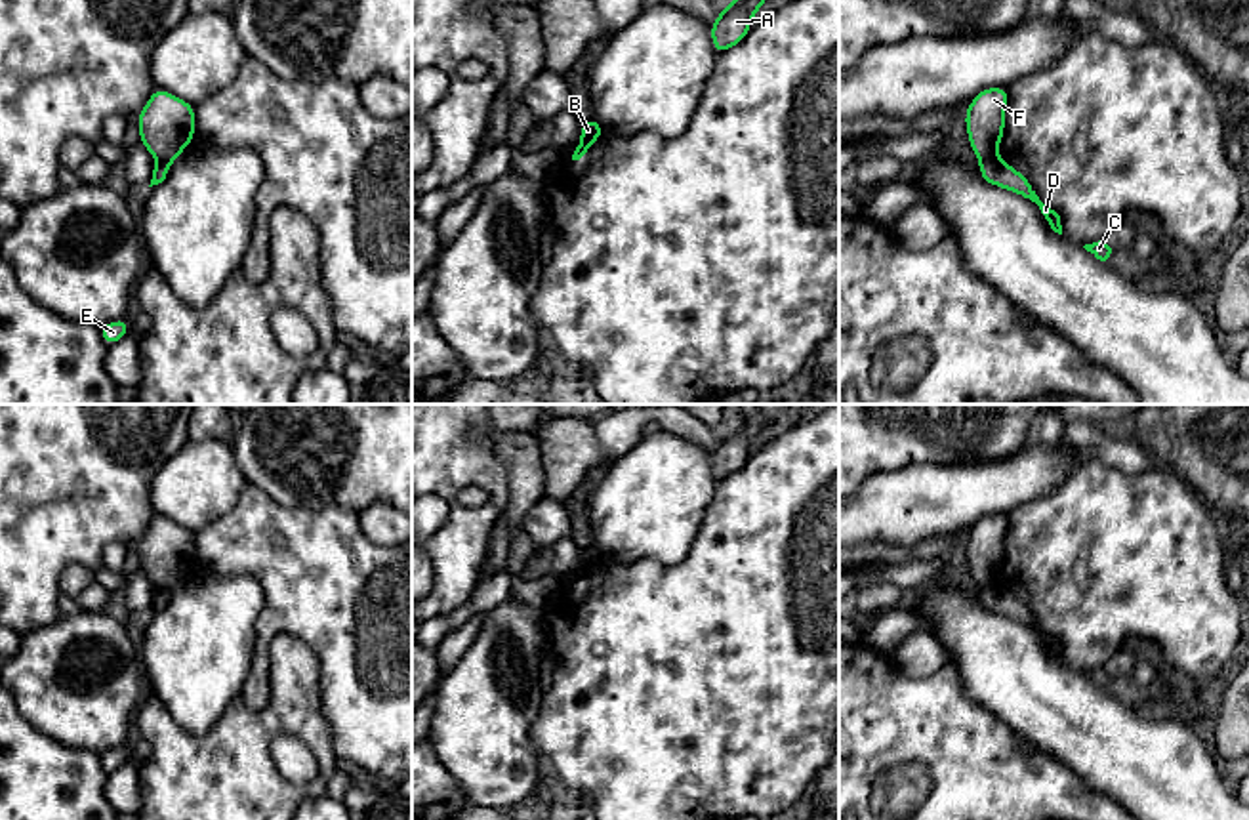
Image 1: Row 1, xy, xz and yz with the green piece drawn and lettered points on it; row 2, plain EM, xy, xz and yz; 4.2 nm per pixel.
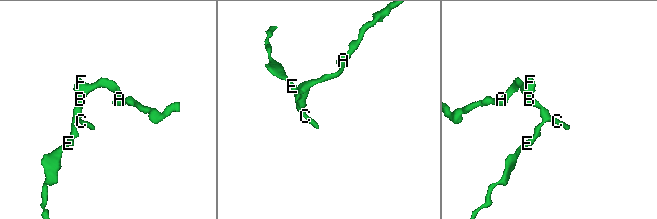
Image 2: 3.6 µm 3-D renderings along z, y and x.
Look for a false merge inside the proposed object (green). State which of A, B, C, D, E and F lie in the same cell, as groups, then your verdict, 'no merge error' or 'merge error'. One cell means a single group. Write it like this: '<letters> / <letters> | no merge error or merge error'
A F / B C D E | merge error

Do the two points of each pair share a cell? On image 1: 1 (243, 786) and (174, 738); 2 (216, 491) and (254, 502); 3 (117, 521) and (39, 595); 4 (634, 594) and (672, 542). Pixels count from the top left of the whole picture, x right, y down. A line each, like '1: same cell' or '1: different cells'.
1: same cell
2: different cells
3: same cell
4: different cells

